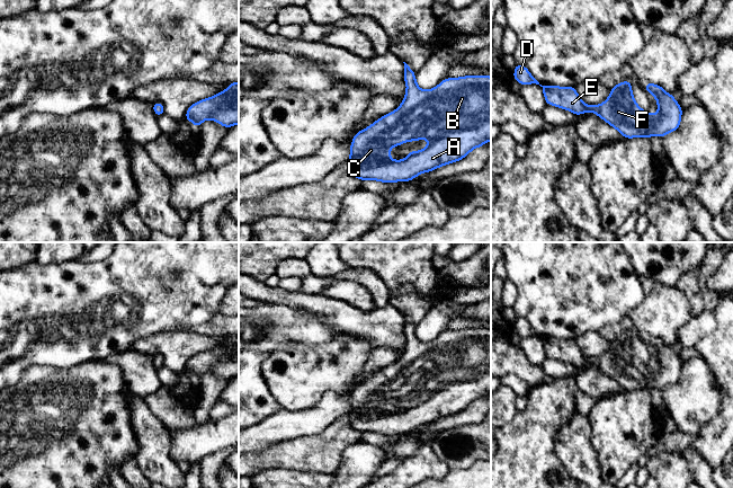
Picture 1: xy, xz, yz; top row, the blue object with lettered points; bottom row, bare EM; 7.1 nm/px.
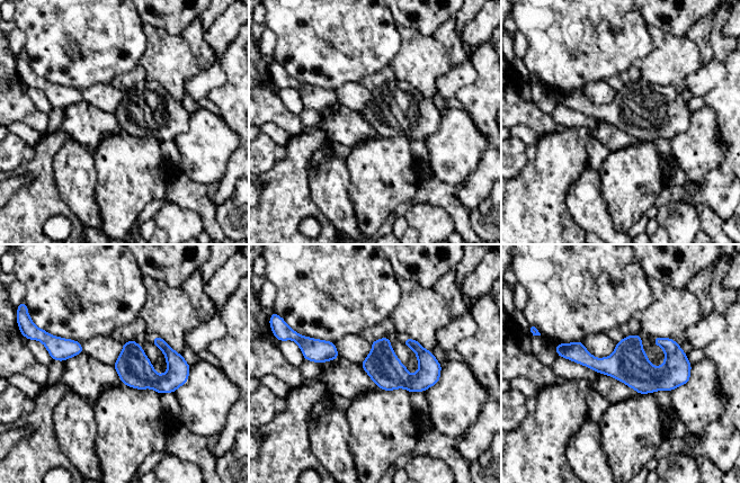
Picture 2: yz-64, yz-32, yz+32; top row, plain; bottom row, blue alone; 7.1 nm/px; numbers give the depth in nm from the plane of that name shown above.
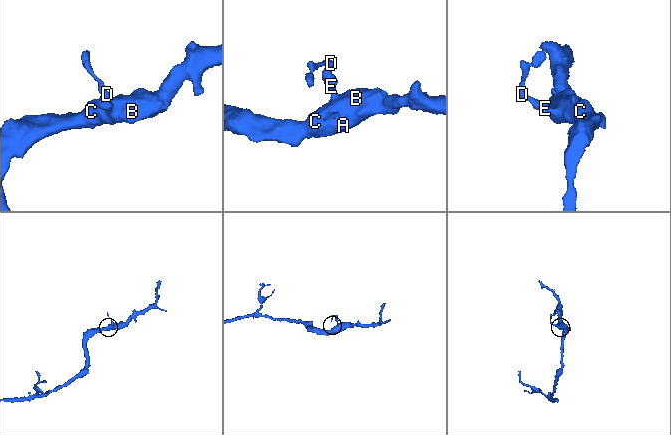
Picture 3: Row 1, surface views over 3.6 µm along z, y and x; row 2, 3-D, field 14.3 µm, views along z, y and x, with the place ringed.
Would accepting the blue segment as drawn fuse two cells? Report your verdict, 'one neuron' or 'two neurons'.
one neuron

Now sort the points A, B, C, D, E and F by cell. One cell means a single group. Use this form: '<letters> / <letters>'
A B C D E F

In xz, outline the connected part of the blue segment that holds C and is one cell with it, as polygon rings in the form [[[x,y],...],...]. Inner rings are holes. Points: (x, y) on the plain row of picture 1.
[[[404,316],[406,344],[402,356],[392,365],[384,367],[370,379],[359,383],[351,393],[350,410],[346,414],[352,428],[360,433],[382,435],[410,434],[422,425],[430,425],[467,409],[476,400],[491,393],[491,329],[465,328],[447,330],[430,343],[422,343],[415,334],[415,326]],[[426,391],[429,397],[420,403],[410,403],[403,412],[391,411],[391,400],[408,393]]]

